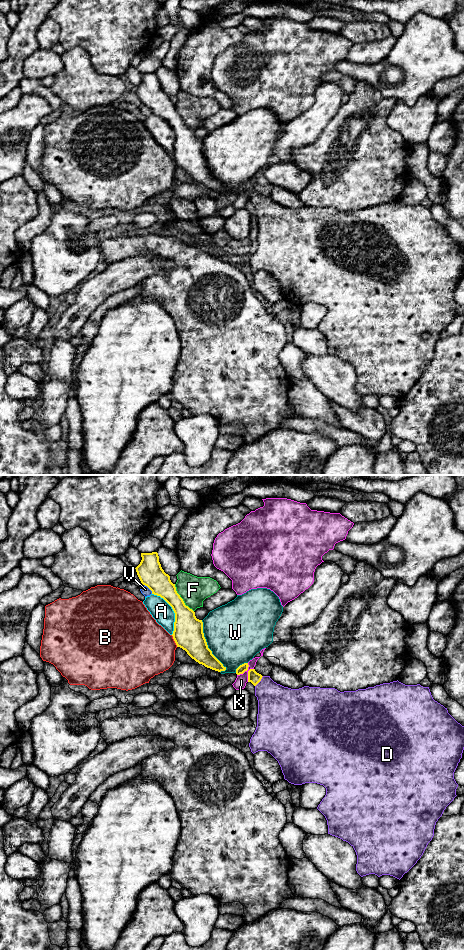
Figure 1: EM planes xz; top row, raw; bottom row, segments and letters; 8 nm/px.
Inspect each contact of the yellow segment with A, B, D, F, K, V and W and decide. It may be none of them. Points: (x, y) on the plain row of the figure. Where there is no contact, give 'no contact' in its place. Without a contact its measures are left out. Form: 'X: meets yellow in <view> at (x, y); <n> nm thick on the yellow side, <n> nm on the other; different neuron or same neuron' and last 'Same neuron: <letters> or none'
A: meets yellow in xz at (173, 130); 240 nm thick on the yellow side, 170 nm on the other; different neuron
B: meets yellow in xz at (174, 160); 240 nm thick on the yellow side, 460 nm on the other; different neuron
D: meets yellow in xz at (260, 200); 90 nm thick on the yellow side, 320 nm on the other; same neuron
F: meets yellow in xz at (181, 118); 220 nm thick on the yellow side, 220 nm on the other; different neuron
K: meets yellow in xz at (245, 190); 70 nm thick on the yellow side, 90 nm on the other; different neuron
V: meets yellow in xz at (149, 108); 200 nm thick on the yellow side, 70 nm on the other; different neuron
W: meets yellow in xz at (207, 166); 240 nm thick on the yellow side, 480 nm on the other; different neuron
Same neuron: D

